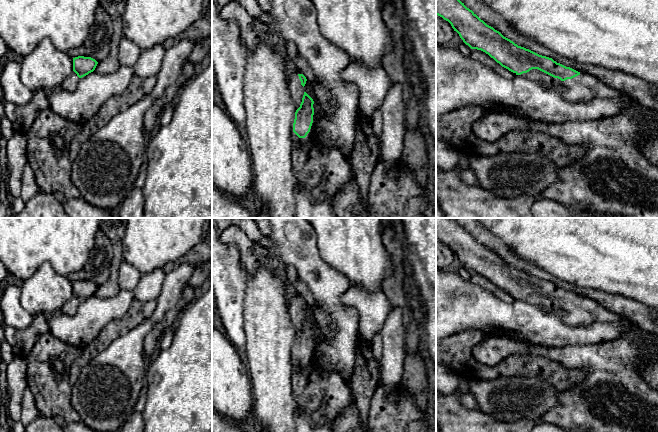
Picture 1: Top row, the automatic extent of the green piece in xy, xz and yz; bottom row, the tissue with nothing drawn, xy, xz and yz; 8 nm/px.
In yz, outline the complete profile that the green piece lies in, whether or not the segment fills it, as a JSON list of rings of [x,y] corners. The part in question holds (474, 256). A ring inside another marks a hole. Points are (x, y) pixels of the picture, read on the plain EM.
[[[436,218],[436,239],[448,245],[471,273],[485,276],[516,299],[541,305],[548,312],[563,305],[563,319],[570,325],[585,326],[595,321],[620,322],[624,337],[637,339],[649,347],[658,347],[658,336],[642,330],[627,318],[591,299],[582,299],[552,282],[518,270],[487,249],[453,218]]]

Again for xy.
[[[78,280],[73,282],[73,296],[62,306],[61,312],[66,315],[74,315],[78,305],[93,296],[98,286],[91,281]]]

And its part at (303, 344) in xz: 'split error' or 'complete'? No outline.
split error

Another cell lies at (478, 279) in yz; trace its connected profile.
[[[471,273],[471,281],[474,284],[477,284],[485,288],[486,290],[490,291],[491,293],[493,293],[494,295],[496,295],[497,297],[501,298],[502,300],[506,302],[512,303],[516,299],[516,297],[513,297],[509,295],[508,293],[502,291],[493,282],[491,282],[488,278],[486,278],[485,276],[481,274]]]

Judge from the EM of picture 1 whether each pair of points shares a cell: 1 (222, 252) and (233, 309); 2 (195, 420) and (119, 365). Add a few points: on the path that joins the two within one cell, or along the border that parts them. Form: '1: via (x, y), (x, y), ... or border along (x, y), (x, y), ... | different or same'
1: via (222, 266), (222, 271), (228, 280), (229, 295) | same
2: border along (148, 361), (145, 384) | different

